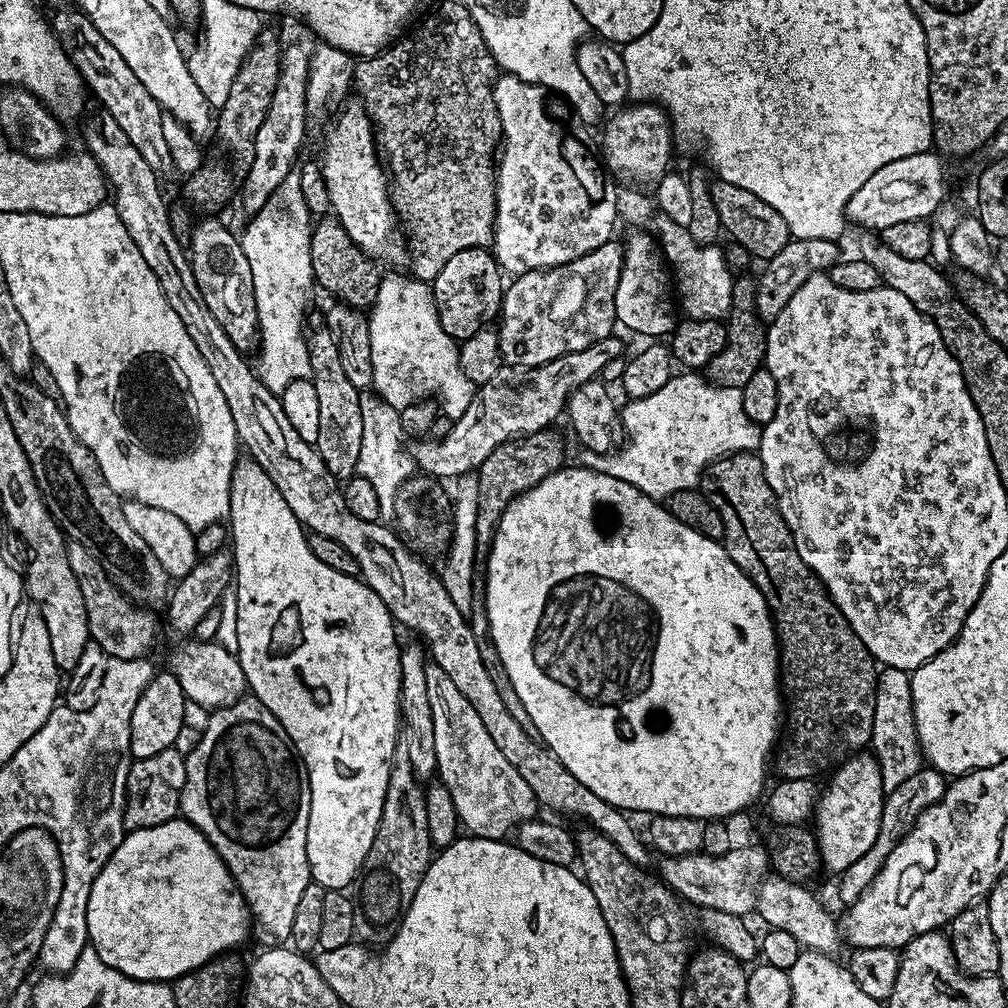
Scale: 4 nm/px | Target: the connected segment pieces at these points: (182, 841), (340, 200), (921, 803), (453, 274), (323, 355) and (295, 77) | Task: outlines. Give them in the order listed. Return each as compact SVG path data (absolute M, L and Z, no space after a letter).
M177 818L162 822L158 826L139 828L125 835L124 840L118 846L118 850L114 850L114 854L110 854L106 866L102 866L98 878L94 878L94 886L90 886L90 902L86 902L86 926L88 927L90 947L100 955L102 962L106 962L106 966L110 966L135 980L173 982L187 972L193 972L196 968L210 963L217 956L231 953L235 949L235 944L242 943L247 936L250 936L250 913L248 903L244 901L244 895L240 892L236 879L232 877L226 862L216 853L212 843L191 822Z
M359 103L346 105L341 110L340 117L329 126L328 133L324 136L324 149L321 150L320 156L318 155L318 163L322 170L322 178L326 182L326 190L330 194L328 206L331 215L339 220L346 234L350 234L352 241L364 251L365 256L380 258L387 250L396 228L398 229L398 217L392 209L390 177L378 151L372 120Z
M922 766L909 778L906 778L901 786L885 795L882 822L874 846L858 858L857 862L852 863L837 879L839 880L838 898L842 902L841 905L853 904L861 897L866 886L877 876L878 870L884 865L891 850L900 841L901 837L912 828L913 822L917 820L921 812L924 812L934 802L943 799L947 785L947 777L941 775L939 771L931 766Z
M471 248L470 250L458 250L442 270L438 270L435 280L431 281L432 296L436 299L438 310L438 322L442 322L442 330L451 340L461 342L477 334L483 328L489 327L500 315L500 305L504 302L504 290L506 280L502 275L502 269L496 263L496 257L488 248Z
M327 326L311 329L308 336L310 354L310 377L314 391L318 394L318 438L315 450L326 462L326 470L334 474L337 481L343 482L357 475L358 454L362 450L362 406L361 389L346 378L342 370L342 354L338 354L336 340Z
M311 35L308 36L302 37L301 40L292 40L289 44L285 43L283 45L280 54L280 77L276 79L274 98L270 98L270 110L266 110L266 119L262 122L262 126L258 130L258 138L254 142L254 158L246 166L245 172L248 173L244 176L244 189L241 192L239 189L238 192L238 200L240 196L248 214L261 212L269 200L275 197L276 191L280 189L285 178L297 167L298 159L296 160L296 155L299 154L300 147L304 144L304 130L308 124L308 115L310 115L308 106L308 60L312 56L314 40Z

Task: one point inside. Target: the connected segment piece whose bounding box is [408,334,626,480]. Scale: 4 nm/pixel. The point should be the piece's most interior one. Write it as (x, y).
(514, 402)

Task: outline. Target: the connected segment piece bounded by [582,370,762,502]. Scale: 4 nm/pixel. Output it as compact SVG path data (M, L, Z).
M692 370L673 374L662 390L654 390L654 394L646 394L646 398L628 400L625 405L620 413L620 422L628 445L621 452L616 450L605 455L585 451L582 464L583 467L610 474L622 482L630 482L651 500L664 502L669 496L678 494L678 490L696 488L705 468L715 460L733 456L735 452L756 452L760 447L761 425L746 418L740 389L723 388Z

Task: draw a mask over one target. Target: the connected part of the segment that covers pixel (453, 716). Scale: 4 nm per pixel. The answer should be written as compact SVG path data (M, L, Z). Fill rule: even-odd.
M431 662L426 666L426 691L430 698L430 718L434 720L438 780L454 802L463 831L487 840L505 839L508 831L511 833L537 815L536 795L526 786L526 778L506 762L506 754L494 746L494 738L490 738L490 730L482 726L478 710L474 710L462 690L450 682L442 666Z

